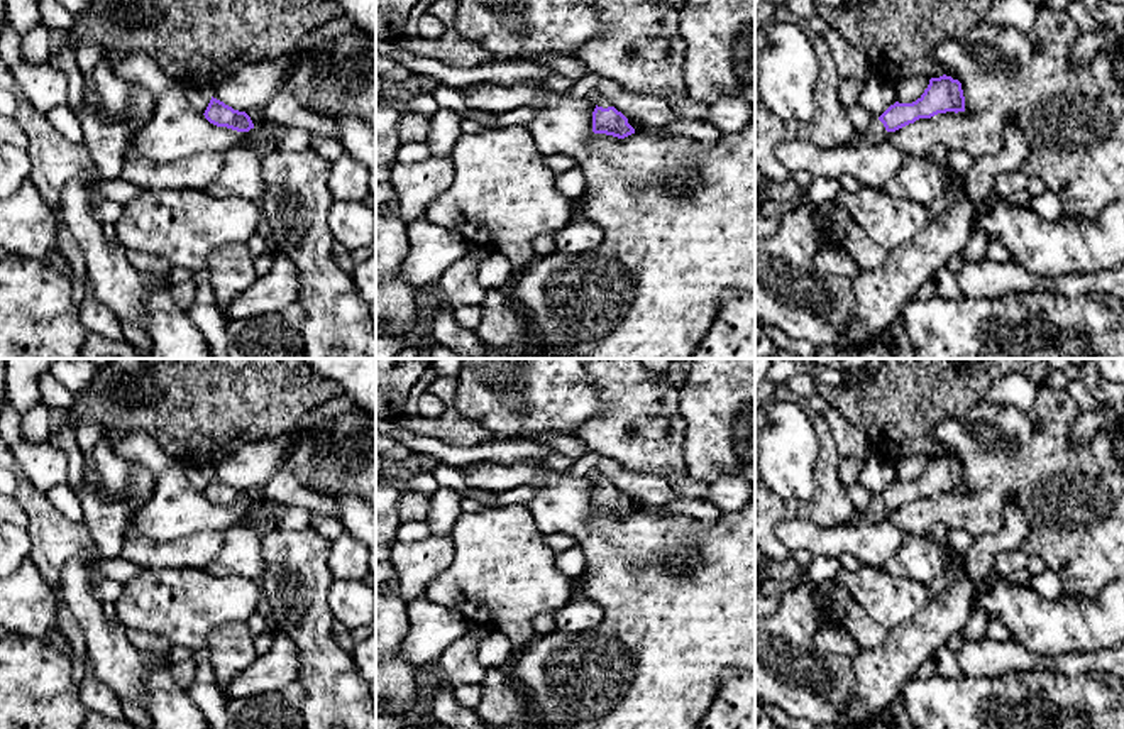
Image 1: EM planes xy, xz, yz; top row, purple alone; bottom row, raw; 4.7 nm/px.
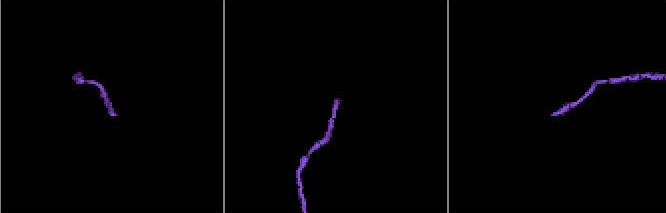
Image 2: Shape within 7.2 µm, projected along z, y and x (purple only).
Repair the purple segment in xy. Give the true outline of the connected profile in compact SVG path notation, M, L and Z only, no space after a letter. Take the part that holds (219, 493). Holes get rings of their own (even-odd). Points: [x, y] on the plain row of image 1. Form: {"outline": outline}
{"outline": "M213 475L203 494L210 502L217 506L227 506L237 511L249 511L254 507L254 502L245 491L234 489Z"}

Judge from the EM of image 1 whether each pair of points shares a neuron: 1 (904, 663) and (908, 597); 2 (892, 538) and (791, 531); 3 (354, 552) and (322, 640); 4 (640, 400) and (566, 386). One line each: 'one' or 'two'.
1: two
2: one
3: two
4: two

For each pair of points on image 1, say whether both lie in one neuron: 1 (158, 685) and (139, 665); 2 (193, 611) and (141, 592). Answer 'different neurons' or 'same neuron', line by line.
1: different neurons
2: same neuron

